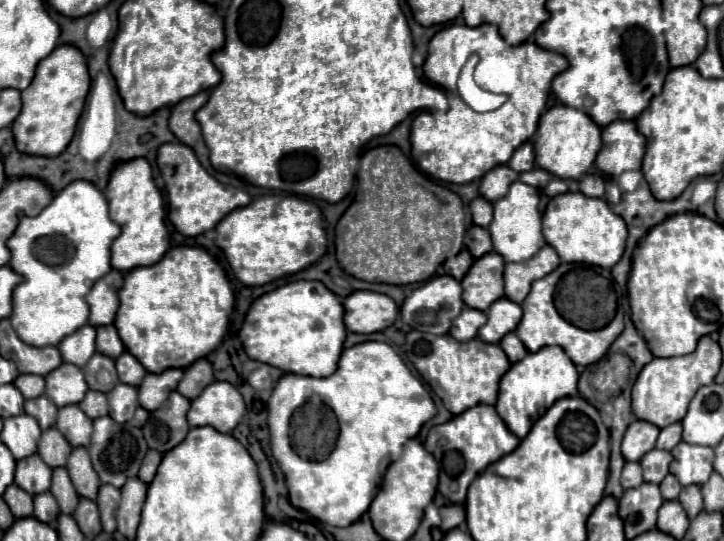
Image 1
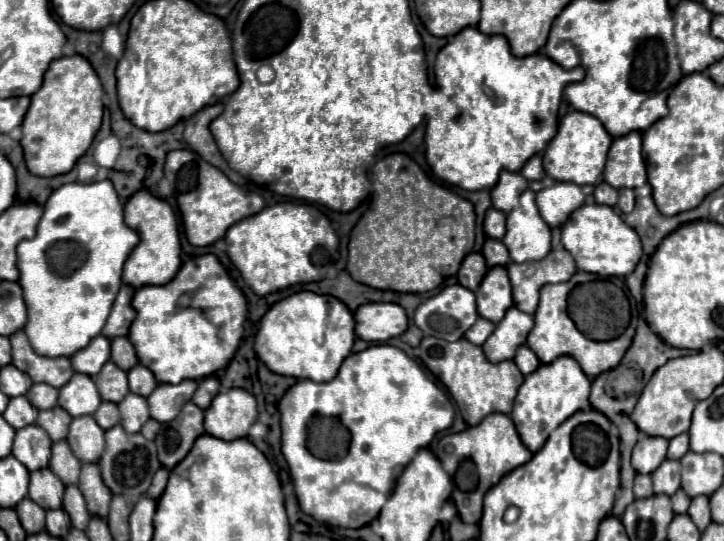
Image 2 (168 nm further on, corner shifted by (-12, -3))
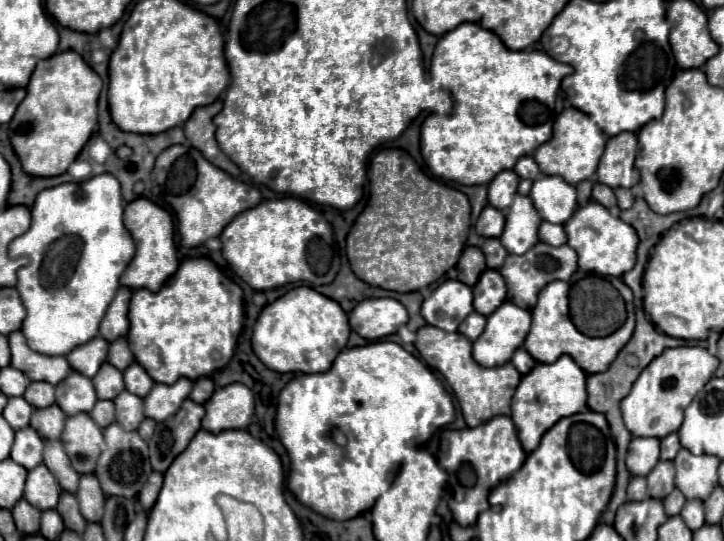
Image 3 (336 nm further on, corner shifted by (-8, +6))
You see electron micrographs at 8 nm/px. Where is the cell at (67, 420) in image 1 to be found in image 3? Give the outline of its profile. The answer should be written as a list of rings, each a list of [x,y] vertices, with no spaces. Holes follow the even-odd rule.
[[[78,413],[68,417],[60,439],[74,469],[78,473],[92,473],[104,443],[102,429],[86,413]]]

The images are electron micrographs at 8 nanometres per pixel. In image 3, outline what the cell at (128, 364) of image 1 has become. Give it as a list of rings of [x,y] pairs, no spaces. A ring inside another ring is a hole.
[[[136,361],[132,365],[128,365],[128,369],[124,369],[124,383],[126,383],[126,389],[130,393],[136,393],[138,397],[144,397],[148,393],[148,389],[152,389],[152,385],[154,385],[152,377],[148,377],[144,367]]]

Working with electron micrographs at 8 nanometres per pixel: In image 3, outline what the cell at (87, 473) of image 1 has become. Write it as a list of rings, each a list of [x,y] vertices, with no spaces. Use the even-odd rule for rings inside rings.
[[[80,475],[80,487],[76,491],[76,497],[80,501],[80,513],[84,513],[84,519],[98,523],[102,517],[106,495],[100,489],[100,481],[96,481],[96,475]]]

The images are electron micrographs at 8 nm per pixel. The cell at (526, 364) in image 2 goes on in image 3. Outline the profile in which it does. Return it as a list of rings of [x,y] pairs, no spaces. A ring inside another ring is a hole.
[[[524,347],[516,349],[516,353],[514,353],[514,357],[512,357],[512,363],[516,365],[516,369],[518,369],[522,375],[524,375],[524,373],[528,373],[528,369],[532,369],[532,367],[536,365],[534,357],[532,357]]]

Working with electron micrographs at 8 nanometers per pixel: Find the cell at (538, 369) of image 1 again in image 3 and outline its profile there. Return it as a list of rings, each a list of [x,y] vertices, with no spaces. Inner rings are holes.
[[[562,355],[554,363],[538,363],[530,373],[526,373],[516,387],[512,397],[512,421],[516,425],[520,443],[526,453],[536,449],[540,437],[560,419],[586,409],[586,373],[572,361],[572,357]]]

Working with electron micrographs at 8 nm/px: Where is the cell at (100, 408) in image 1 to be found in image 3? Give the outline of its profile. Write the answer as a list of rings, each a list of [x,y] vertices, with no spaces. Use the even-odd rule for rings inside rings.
[[[96,401],[94,409],[90,411],[90,417],[100,427],[108,427],[114,421],[114,403],[112,401]]]

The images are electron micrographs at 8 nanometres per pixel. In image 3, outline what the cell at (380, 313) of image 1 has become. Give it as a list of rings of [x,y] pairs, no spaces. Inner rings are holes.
[[[386,297],[386,299],[364,299],[350,311],[348,319],[350,319],[350,327],[360,337],[364,337],[368,341],[376,341],[380,337],[388,337],[388,335],[396,333],[400,325],[406,325],[408,313],[406,313],[406,309],[404,309],[404,305],[400,301],[390,299],[390,297]]]

